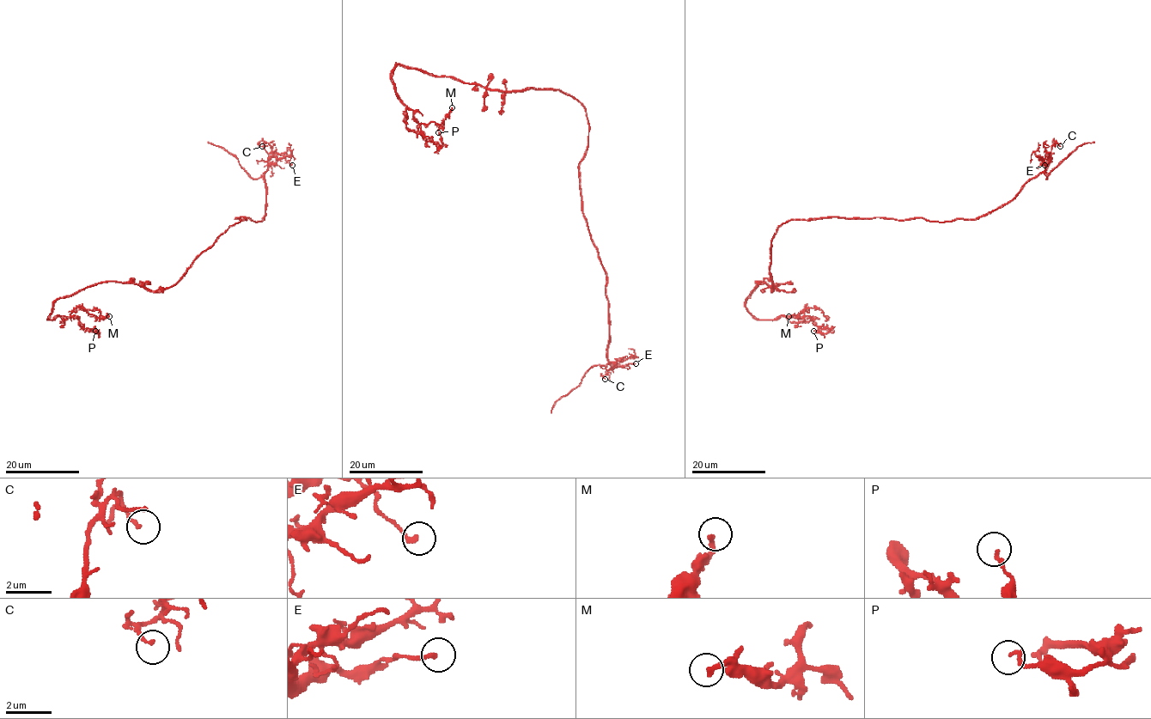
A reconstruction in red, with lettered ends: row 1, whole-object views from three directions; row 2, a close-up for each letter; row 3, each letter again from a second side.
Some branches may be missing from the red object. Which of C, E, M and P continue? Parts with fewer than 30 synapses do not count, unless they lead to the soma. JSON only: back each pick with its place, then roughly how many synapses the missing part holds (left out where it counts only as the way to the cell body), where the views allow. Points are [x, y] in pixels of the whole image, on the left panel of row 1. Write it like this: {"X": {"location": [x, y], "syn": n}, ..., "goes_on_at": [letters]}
{"goes_on_at": []}

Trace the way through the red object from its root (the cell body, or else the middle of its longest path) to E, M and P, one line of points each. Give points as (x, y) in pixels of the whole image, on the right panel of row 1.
E: (787, 221), (977, 219), (1007, 204), (1045, 168), (1047, 155), (1044, 165)
M: (787, 221), (771, 242), (772, 290), (759, 282), (746, 308), (779, 319), (806, 307), (788, 316)
P: (787, 221), (771, 242), (772, 290), (759, 282), (746, 308), (758, 319), (813, 317), (828, 330), (813, 331)

